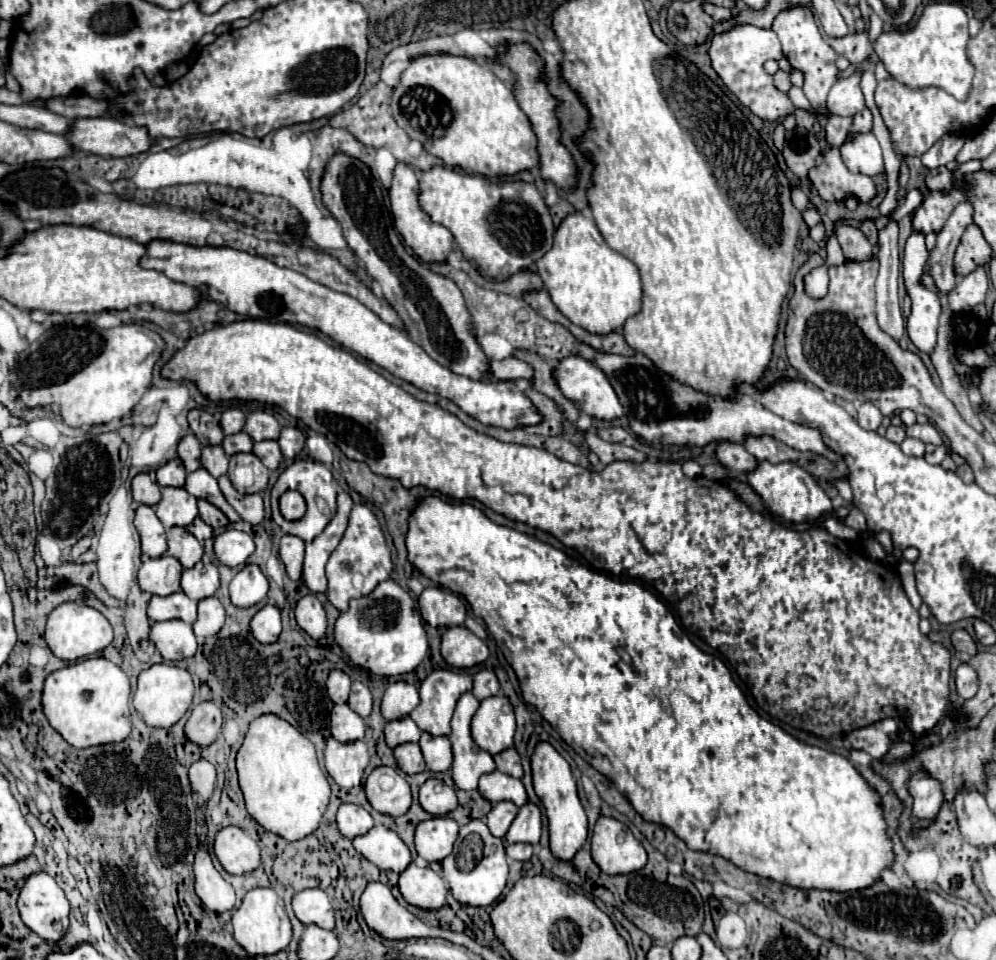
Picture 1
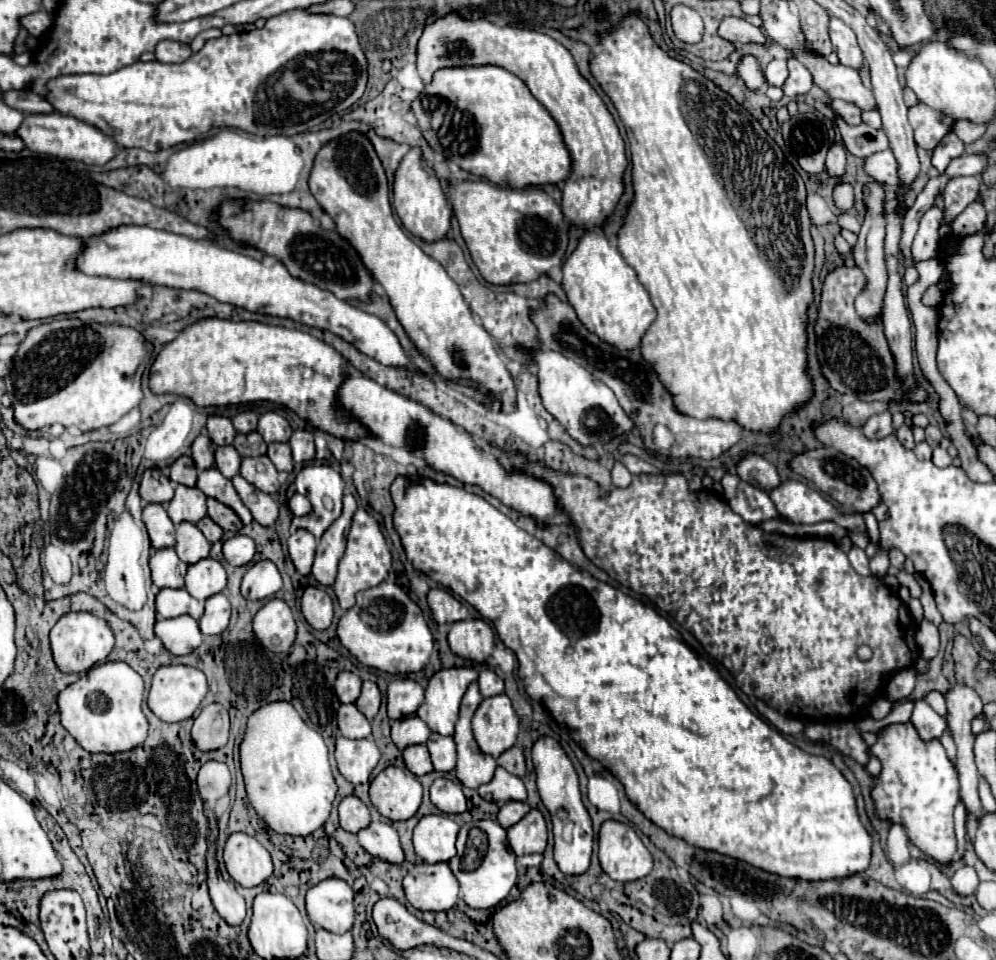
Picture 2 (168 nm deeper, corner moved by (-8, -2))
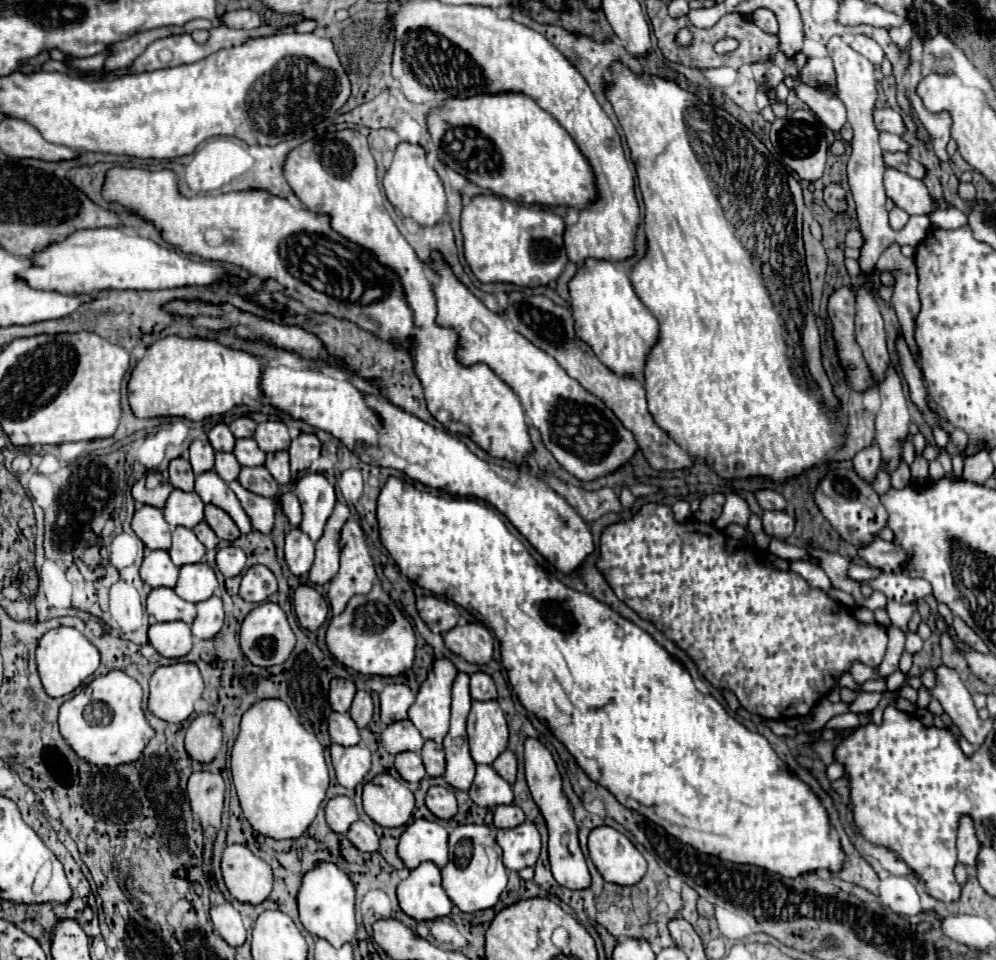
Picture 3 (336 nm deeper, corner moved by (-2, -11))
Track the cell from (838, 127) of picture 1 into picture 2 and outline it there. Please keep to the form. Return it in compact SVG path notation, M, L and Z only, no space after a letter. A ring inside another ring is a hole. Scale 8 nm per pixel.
M834 99L834 101L832 101L832 107L836 109L836 113L844 113L844 121L846 121L848 125L860 125L862 113L860 113L860 109L858 109L856 105L844 103L844 101L840 101L840 99Z

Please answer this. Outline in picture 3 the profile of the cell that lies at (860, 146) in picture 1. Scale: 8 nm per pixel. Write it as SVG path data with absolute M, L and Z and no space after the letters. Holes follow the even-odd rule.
M886 168L884 172L884 188L886 196L894 200L894 204L912 214L930 214L934 210L934 200L928 194L928 188L922 180L916 180L904 172L894 168Z

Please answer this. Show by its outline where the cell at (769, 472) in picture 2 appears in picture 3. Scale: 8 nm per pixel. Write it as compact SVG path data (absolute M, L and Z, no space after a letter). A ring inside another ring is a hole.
M762 488L762 490L758 490L754 496L756 496L758 504L760 504L764 510L784 510L784 508L786 508L784 496L782 496L780 492L776 492L776 490Z

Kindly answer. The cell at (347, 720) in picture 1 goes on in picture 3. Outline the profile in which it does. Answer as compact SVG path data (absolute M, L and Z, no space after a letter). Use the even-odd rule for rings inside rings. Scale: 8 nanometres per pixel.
M332 712L328 718L328 728L330 728L330 740L334 744L342 744L342 746L356 746L360 744L360 732L358 726L354 724L354 720L350 718L350 714L338 714Z

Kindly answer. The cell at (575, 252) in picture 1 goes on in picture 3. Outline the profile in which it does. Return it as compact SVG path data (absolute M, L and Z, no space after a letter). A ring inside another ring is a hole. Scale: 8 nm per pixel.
M586 258L568 282L568 292L578 336L612 372L634 374L642 380L646 354L658 336L658 322L636 296L628 276L616 270L610 260Z

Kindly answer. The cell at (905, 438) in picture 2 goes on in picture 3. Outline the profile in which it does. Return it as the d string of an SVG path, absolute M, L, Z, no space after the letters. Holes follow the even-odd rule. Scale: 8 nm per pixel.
M902 460L900 466L892 472L892 486L894 486L894 488L902 488L902 486L906 486L910 480L912 480L912 478L910 478L910 468L908 468L908 464Z

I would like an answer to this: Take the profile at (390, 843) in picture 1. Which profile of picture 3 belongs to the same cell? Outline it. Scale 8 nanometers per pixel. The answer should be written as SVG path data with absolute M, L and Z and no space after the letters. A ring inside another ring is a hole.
M362 820L354 822L350 826L350 832L346 834L346 838L360 850L360 852L378 852L380 848L380 838L374 832L374 828L370 828L368 824L364 824Z

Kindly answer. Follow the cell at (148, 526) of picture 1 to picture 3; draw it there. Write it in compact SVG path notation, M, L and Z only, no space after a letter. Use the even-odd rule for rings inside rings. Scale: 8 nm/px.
M142 506L140 510L136 510L132 518L132 530L148 550L170 548L170 528L164 520L162 510L154 506Z

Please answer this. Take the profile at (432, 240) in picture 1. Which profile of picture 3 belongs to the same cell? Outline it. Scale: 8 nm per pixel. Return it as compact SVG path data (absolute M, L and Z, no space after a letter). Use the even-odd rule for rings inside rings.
M402 142L394 150L394 160L384 176L384 192L390 204L402 214L402 218L412 218L418 226L428 228L442 222L446 214L446 196L438 174L426 164L426 154L418 144Z

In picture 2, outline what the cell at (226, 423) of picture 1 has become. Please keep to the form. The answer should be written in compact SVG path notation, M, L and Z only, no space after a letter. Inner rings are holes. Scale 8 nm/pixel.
M242 411L232 421L234 421L234 427L238 433L250 433L250 431L256 431L258 415L254 411Z

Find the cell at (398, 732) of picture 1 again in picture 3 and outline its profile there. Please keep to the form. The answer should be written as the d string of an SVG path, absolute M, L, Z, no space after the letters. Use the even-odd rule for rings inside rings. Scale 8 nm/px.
M400 720L390 724L384 732L382 732L382 744L390 754L400 754L400 752L420 752L424 738L422 734L416 730L416 726L410 720Z

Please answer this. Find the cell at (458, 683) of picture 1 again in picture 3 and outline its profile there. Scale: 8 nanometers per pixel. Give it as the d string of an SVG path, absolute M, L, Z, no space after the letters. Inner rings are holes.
M440 658L434 662L426 682L420 686L416 702L410 706L408 718L420 730L422 738L442 742L448 734L452 684L456 676L456 666L450 660Z

